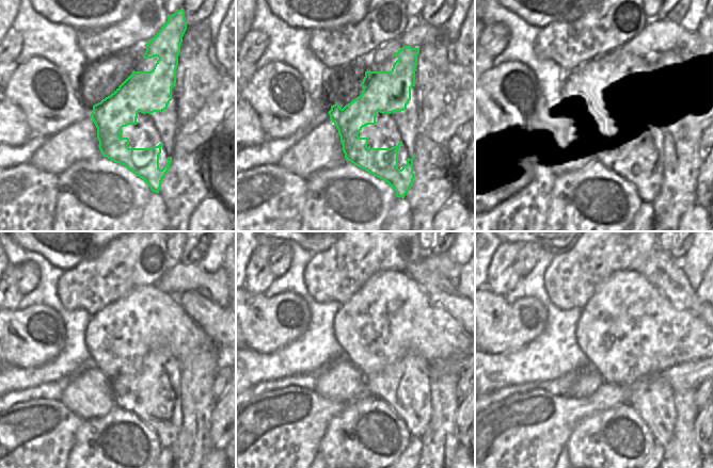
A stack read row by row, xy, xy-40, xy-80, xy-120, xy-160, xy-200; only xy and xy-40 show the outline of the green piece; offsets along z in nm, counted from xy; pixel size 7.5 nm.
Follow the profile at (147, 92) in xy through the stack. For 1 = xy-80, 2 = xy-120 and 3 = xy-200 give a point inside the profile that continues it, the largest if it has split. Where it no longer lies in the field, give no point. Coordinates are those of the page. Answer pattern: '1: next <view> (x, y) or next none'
1: next xy-80 (645, 175)
2: next xy-120 (163, 415)
3: next xy-200 (659, 413)

